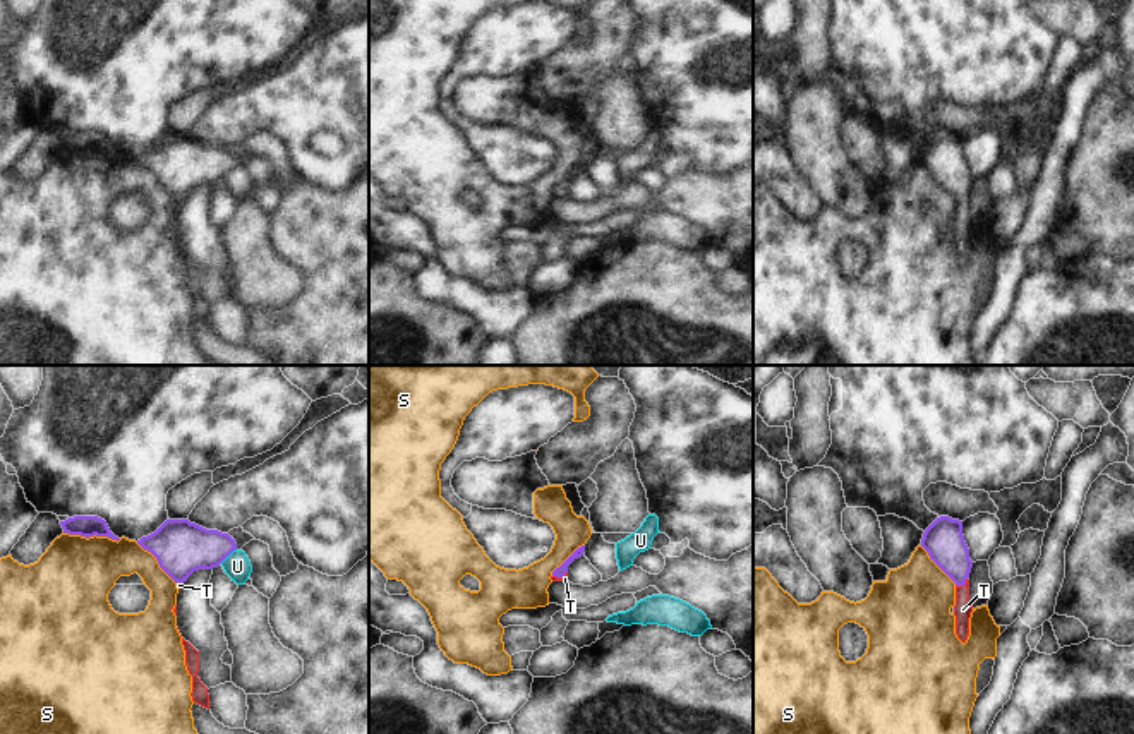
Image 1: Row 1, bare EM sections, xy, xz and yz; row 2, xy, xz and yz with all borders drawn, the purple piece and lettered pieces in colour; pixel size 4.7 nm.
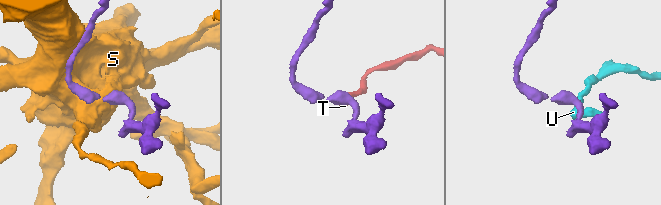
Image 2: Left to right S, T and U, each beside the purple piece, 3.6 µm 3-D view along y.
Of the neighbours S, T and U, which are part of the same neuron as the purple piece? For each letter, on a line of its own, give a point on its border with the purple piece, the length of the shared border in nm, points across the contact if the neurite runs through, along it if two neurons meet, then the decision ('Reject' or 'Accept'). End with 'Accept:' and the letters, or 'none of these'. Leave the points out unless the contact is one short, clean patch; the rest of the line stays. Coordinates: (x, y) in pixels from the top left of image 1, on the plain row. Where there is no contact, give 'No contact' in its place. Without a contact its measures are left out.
S: Touches purple at xy (93, 151). Shared border 280 nm. Reject
T: Touches purple at yz (963, 201). Shared border 70 nm. Path across: yz (944, 156), (958, 182), (963, 201), (963, 225). Accept
U: Touches purple at xy (227, 172). Shared border 100 nm. Boundary: xy (235, 165), (220, 179). Reject
Accept: T

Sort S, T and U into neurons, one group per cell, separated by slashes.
S / T / U

